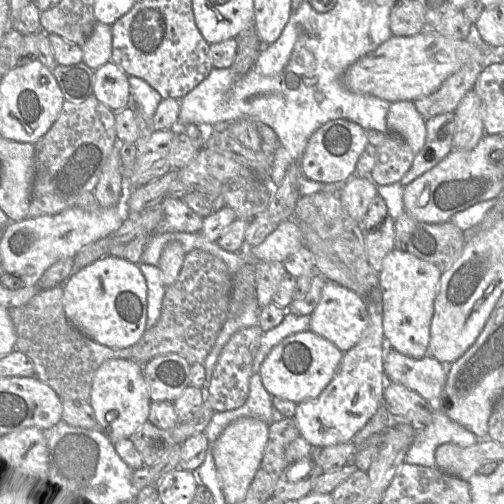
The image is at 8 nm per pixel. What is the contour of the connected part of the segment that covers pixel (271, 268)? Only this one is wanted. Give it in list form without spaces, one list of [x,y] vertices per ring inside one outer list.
[[[282,262],[255,264],[256,298],[261,309],[273,303],[273,296],[286,274],[287,271]]]

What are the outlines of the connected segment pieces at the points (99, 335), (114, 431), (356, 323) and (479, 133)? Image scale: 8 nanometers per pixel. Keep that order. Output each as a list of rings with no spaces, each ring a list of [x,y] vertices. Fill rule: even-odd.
[[[106,255],[64,282],[63,309],[70,323],[93,341],[111,348],[131,347],[146,330],[147,283],[139,264]]]
[[[108,359],[94,373],[89,403],[94,411],[99,429],[112,443],[129,438],[148,421],[151,399],[142,365],[144,364],[138,364],[132,359]]]
[[[327,281],[319,304],[311,314],[310,331],[320,335],[345,353],[360,340],[368,325],[368,311],[364,299],[335,282]]]
[[[471,89],[455,110],[456,129],[453,148],[459,151],[473,149],[486,134],[483,124],[483,105],[480,97]]]

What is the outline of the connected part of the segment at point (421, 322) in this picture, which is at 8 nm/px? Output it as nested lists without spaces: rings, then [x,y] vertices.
[[[394,248],[383,260],[379,286],[383,300],[383,333],[386,348],[413,359],[428,355],[434,300],[442,272],[432,263]]]

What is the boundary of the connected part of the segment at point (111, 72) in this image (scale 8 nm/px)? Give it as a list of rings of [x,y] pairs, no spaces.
[[[109,61],[95,70],[93,94],[114,112],[133,106],[128,78],[119,66]]]

